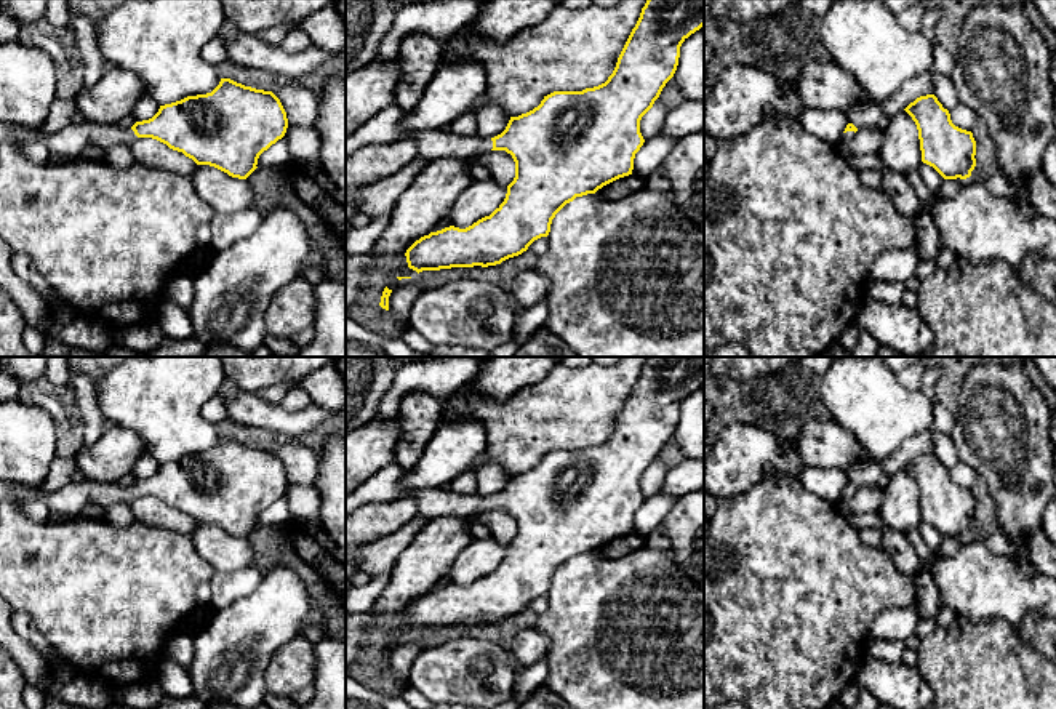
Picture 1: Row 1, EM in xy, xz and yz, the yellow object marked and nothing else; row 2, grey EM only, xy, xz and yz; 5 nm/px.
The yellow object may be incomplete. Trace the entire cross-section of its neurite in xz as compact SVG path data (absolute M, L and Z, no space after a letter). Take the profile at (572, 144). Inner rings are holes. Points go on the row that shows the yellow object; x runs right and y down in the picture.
M646 0L605 83L582 91L554 91L533 110L510 117L506 130L491 139L456 136L443 130L408 131L402 126L402 109L395 104L346 136L346 155L366 144L414 139L416 157L427 163L443 157L470 158L490 150L506 150L515 162L515 178L507 186L506 198L490 216L466 229L450 226L421 237L405 253L408 267L419 274L501 264L526 251L534 240L547 237L552 219L566 203L632 174L635 154L645 142L640 120L674 77L682 43L702 26L704 0Z

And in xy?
M221 78L211 93L160 106L152 118L131 128L72 122L58 133L43 134L35 128L0 123L0 142L43 142L50 152L74 160L86 146L107 149L152 138L197 165L246 179L258 168L259 155L282 139L286 128L286 112L272 91Z

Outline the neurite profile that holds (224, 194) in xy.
M197 165L190 179L198 197L210 205L214 214L251 210L253 189L246 179L232 178L210 165Z

